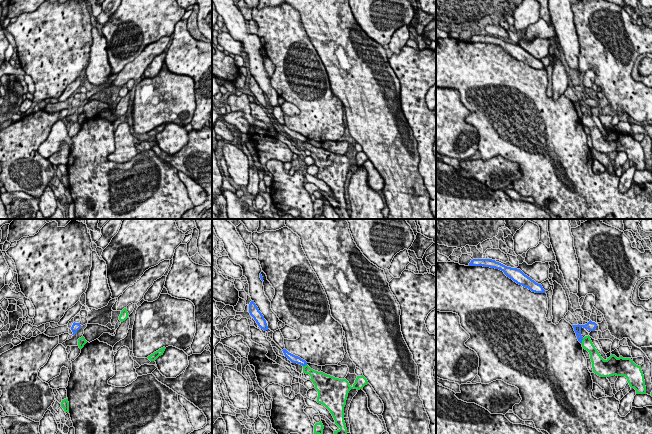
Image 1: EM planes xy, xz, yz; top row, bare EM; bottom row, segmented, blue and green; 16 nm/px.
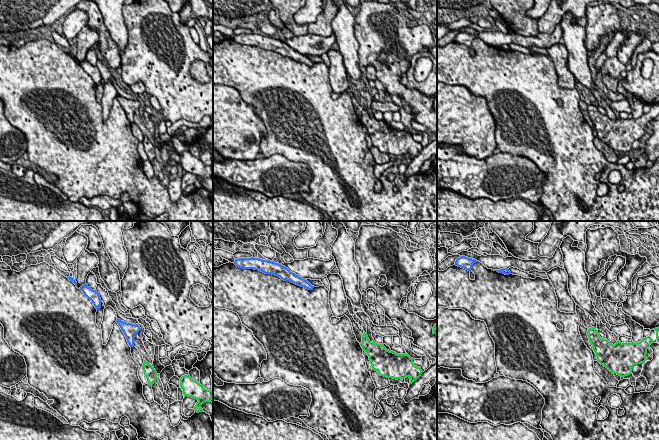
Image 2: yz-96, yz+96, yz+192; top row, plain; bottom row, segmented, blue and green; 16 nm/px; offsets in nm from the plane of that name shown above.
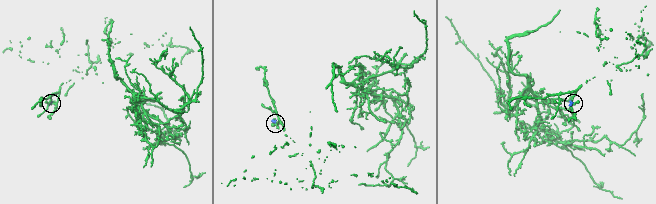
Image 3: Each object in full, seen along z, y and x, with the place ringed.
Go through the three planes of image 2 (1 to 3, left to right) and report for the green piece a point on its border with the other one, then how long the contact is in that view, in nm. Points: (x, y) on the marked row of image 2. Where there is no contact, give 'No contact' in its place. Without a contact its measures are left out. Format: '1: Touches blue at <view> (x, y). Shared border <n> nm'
1: No contact
2: No contact
3: No contact

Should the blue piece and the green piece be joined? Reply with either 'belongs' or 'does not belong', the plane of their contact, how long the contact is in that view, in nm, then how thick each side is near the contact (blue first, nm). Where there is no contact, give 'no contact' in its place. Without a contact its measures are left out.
does not belong; meets blue in yz; contact 100 nm long; 130 nm thick on the blue side, 170 nm on the other

